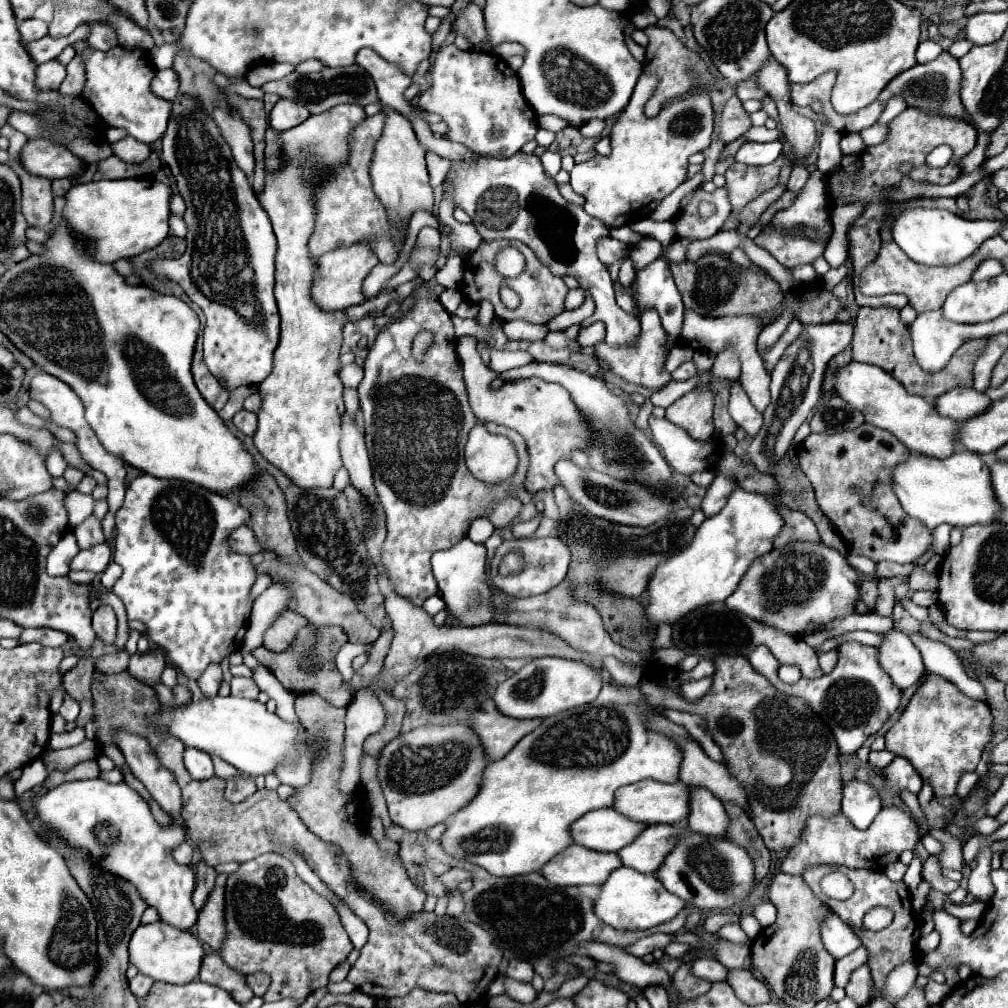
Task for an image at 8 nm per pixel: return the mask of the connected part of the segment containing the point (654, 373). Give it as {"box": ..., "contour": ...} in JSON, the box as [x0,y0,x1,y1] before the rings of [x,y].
{"box":[596,309,672,391],"contour":[[[646,309],[642,313],[642,333],[638,337],[638,341],[630,347],[606,347],[606,343],[596,343],[596,359],[600,361],[606,361],[610,363],[612,367],[612,373],[624,377],[626,381],[630,383],[636,383],[636,385],[644,385],[652,391],[656,389],[662,389],[672,377],[670,373],[664,369],[664,363],[666,363],[666,357],[670,353],[670,347],[666,345],[666,339],[668,339],[668,333],[664,331],[662,323],[660,323],[660,317],[654,309]]]}

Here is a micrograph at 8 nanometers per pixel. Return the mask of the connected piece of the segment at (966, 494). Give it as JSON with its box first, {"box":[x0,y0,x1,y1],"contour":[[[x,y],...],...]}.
{"box":[894,451,1000,529],"contour":[[[960,451],[948,459],[932,459],[912,453],[906,463],[894,469],[894,491],[904,511],[920,519],[928,529],[942,523],[952,527],[990,525],[998,521],[1000,503],[992,489],[990,469],[980,453]]]}

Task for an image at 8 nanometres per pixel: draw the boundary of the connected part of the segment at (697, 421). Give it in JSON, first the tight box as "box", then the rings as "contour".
{"box":[666,391,714,439],"contour":[[[690,391],[666,409],[666,419],[684,427],[694,439],[708,439],[708,435],[714,435],[712,409],[712,397],[698,397],[698,393]]]}

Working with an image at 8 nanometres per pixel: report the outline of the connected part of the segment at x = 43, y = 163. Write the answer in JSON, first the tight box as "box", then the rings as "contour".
{"box":[20,139,84,181],"contour":[[[50,139],[28,141],[20,153],[20,163],[32,175],[48,177],[52,181],[60,177],[74,177],[84,165],[80,157]]]}

